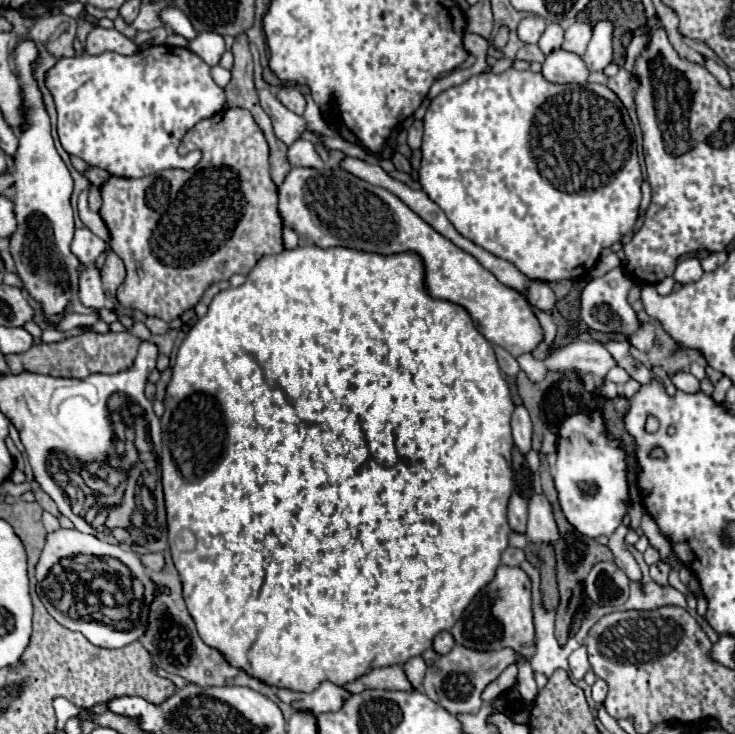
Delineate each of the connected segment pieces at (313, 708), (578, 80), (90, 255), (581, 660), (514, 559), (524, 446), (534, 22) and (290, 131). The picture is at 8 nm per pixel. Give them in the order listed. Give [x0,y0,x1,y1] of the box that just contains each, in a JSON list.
[[277,682,349,714],[543,50,589,84],[71,228,107,264],[569,646,589,680],[501,548,525,566],[511,406,531,456],[519,14,545,44],[259,90,307,146]]

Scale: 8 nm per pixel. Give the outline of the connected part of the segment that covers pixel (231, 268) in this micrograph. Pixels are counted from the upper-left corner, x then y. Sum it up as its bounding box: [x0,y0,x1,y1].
[99,108,283,322]

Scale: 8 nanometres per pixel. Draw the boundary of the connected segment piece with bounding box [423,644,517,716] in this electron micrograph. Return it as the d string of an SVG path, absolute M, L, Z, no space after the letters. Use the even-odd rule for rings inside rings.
M455 644L449 654L439 656L427 668L427 674L423 680L423 690L433 702L441 704L449 714L455 714L455 716L457 714L471 714L481 708L483 690L515 660L517 660L517 654L513 648L479 652L479 650L471 650L461 644Z

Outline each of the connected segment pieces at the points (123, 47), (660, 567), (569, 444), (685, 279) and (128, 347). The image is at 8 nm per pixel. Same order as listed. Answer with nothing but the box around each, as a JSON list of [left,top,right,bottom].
[[85,26,137,54],[651,562,669,586],[553,408,629,536],[673,258,703,284],[5,332,141,378]]

